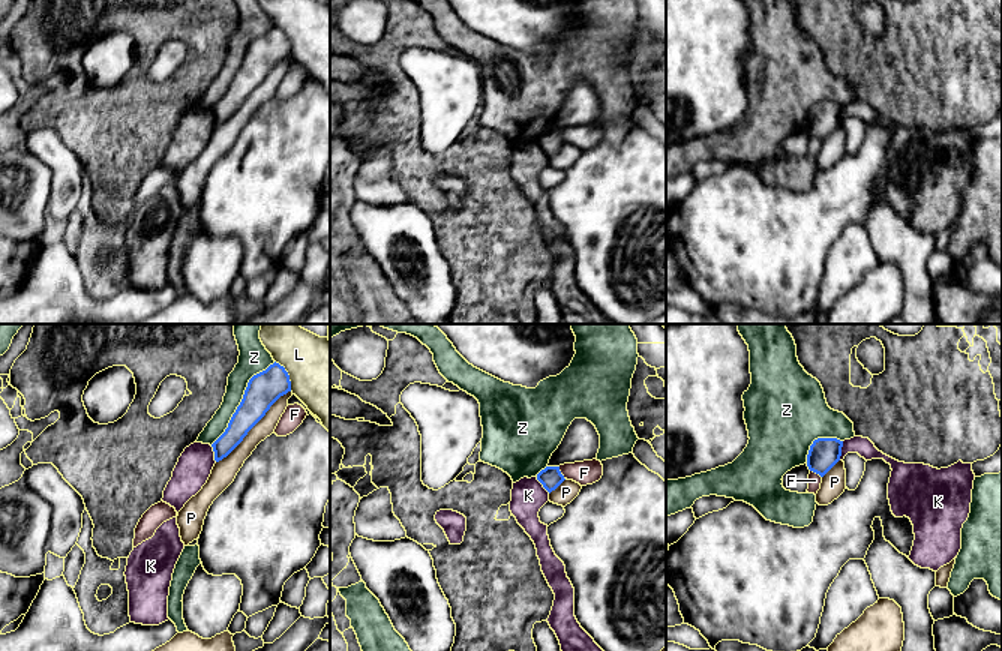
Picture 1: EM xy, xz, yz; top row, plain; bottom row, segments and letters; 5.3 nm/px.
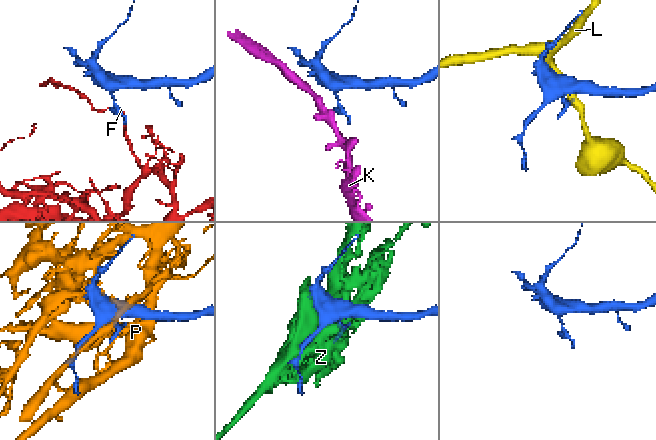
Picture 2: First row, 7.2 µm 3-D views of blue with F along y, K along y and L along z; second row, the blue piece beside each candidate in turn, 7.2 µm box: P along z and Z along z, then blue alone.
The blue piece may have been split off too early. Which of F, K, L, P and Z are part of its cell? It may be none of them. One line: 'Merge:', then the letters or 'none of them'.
Merge: none of them

